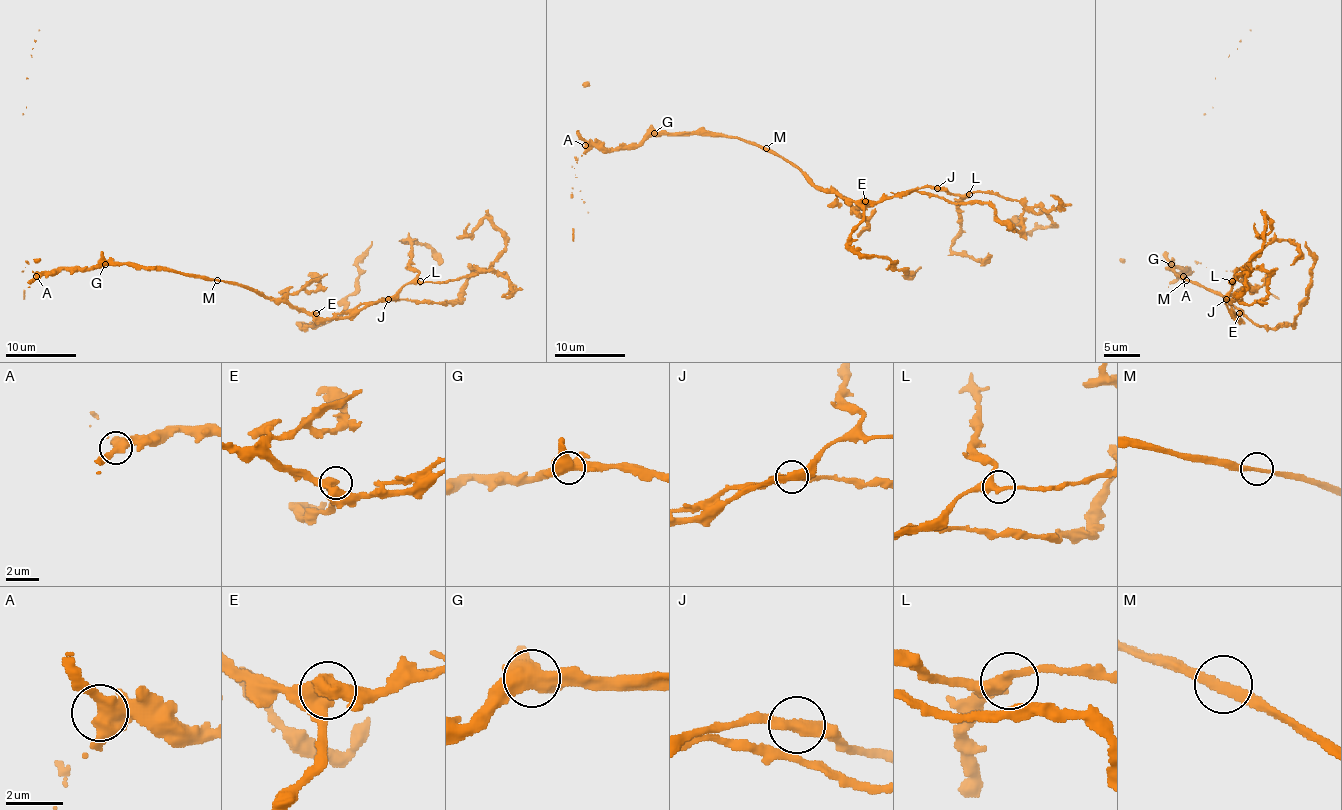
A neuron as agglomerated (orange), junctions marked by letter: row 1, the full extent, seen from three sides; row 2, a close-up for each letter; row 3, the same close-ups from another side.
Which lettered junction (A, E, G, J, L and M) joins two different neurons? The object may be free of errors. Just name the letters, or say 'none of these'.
none of these

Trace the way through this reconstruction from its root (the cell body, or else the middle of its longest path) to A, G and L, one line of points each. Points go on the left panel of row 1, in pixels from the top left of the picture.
A: (213, 280), (125, 264), (52, 269), (36, 276)
G: (213, 280), (164, 269), (105, 264)
L: (213, 280), (247, 285), (266, 297), (291, 303), (307, 313), (325, 319), (390, 301), (408, 283), (420, 281)

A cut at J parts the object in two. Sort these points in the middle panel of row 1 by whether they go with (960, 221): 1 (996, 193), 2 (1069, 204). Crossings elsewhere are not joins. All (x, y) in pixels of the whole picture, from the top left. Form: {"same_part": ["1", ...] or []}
{"same_part": ["1"]}

